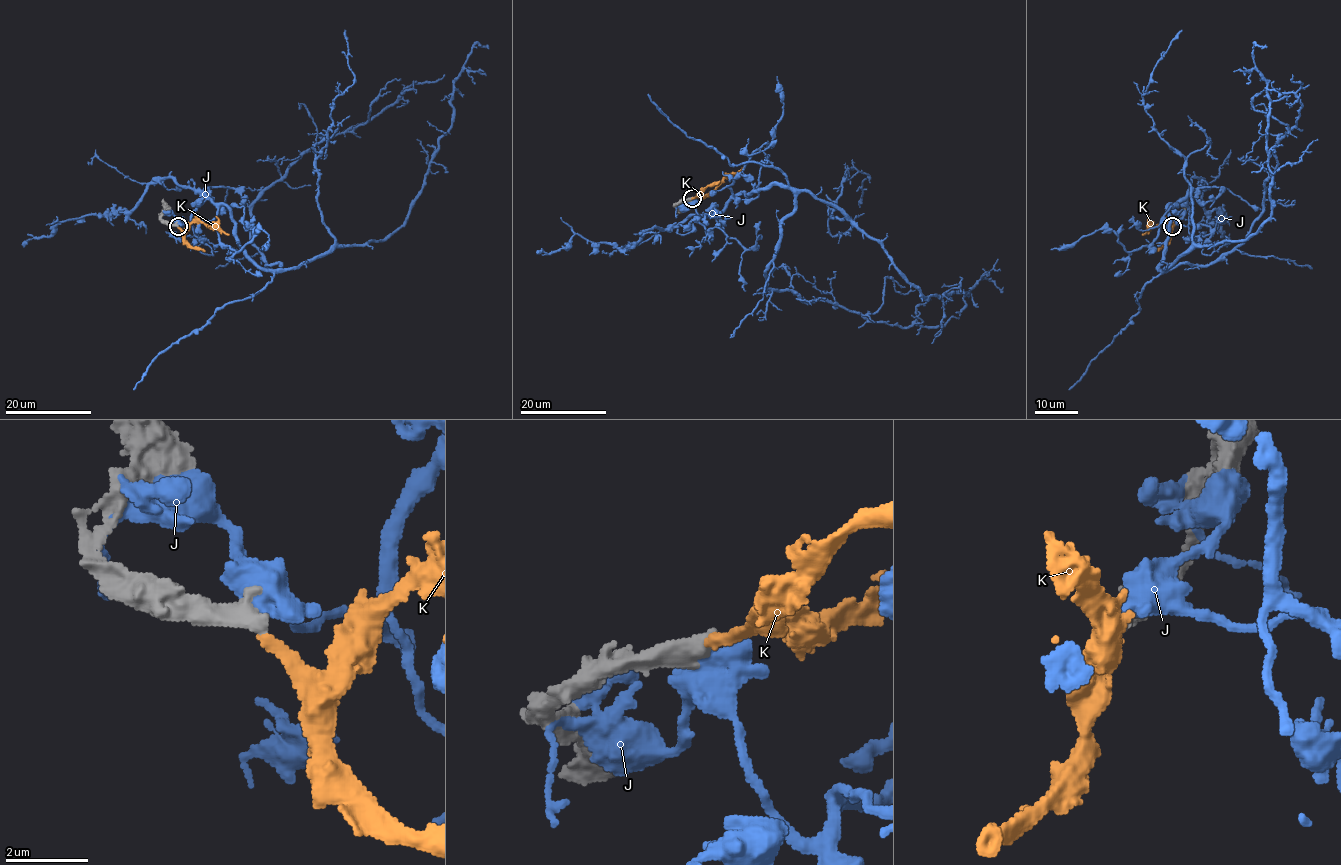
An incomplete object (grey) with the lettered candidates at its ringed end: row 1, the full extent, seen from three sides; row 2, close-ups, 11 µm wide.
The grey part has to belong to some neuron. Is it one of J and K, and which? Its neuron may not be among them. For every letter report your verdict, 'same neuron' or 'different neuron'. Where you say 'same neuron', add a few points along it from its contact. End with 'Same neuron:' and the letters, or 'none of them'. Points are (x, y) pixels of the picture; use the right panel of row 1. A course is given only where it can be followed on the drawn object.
J: different neuron
K: different neuron
Same neuron: none of them

